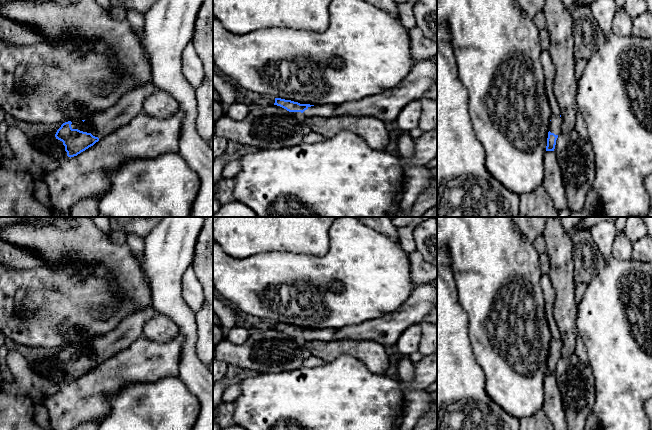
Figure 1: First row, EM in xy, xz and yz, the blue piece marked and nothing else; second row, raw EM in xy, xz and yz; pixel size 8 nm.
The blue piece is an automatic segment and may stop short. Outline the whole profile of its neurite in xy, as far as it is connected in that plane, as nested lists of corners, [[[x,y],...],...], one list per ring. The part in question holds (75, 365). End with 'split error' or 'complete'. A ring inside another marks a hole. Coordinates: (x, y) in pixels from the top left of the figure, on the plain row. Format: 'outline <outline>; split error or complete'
outline [[[152,305],[138,310],[123,319],[110,332],[86,341],[85,347],[81,345],[63,347],[55,361],[63,366],[68,381],[77,380],[134,343],[143,335],[145,324],[156,314]]]; split error

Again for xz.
outline [[[275,322],[274,329],[280,330],[289,336],[301,336],[304,339],[321,340],[321,341],[333,341],[336,333],[336,329],[324,328],[324,329],[310,329],[300,328],[291,324],[285,324],[281,322]]]; split error

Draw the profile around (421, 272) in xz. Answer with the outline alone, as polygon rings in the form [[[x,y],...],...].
[[[418,250],[408,254],[408,259],[411,281],[416,286],[428,284],[437,279],[437,265],[426,262]]]

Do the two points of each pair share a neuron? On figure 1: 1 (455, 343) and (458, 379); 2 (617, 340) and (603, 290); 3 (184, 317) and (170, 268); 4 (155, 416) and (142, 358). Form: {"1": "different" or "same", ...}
{"1": "same", "2": "same", "3": "same", "4": "different"}

